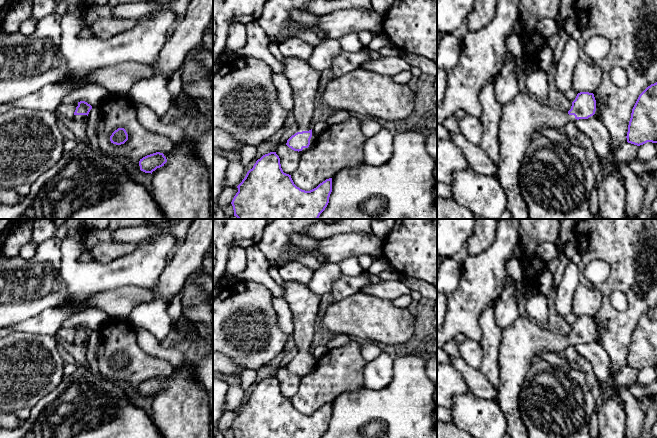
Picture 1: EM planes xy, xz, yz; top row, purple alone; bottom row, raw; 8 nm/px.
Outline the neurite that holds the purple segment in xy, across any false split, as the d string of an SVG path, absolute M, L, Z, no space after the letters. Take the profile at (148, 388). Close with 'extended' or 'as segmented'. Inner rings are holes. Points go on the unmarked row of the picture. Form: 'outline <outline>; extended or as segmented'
outline M156 376L140 383L139 390L141 395L152 398L157 392L164 390L166 386L167 383L164 378Z; as segmented

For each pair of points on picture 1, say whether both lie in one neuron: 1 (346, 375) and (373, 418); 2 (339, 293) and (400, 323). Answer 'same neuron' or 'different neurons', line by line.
1: different neurons
2: different neurons

